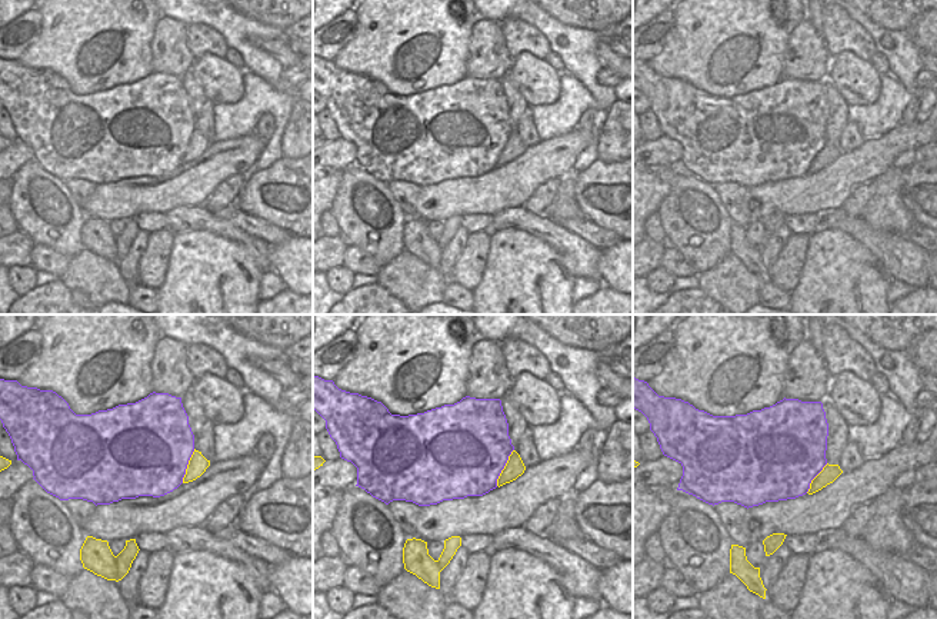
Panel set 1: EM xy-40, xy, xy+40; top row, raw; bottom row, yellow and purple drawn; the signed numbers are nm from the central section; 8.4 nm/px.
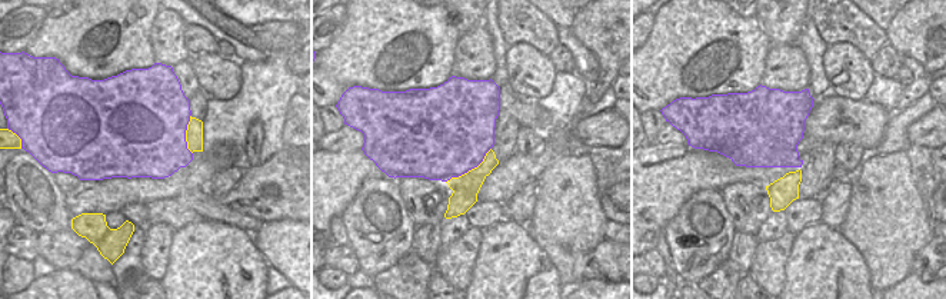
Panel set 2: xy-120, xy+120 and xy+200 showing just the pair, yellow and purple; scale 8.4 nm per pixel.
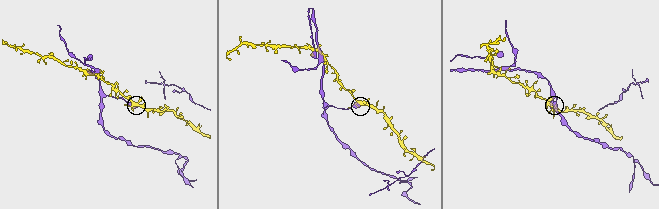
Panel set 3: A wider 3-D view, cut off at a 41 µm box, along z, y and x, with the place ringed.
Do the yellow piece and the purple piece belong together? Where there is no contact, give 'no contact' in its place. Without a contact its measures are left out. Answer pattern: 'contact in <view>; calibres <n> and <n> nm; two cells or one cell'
contact in xy; calibres 160 and 480 nm; two cells

